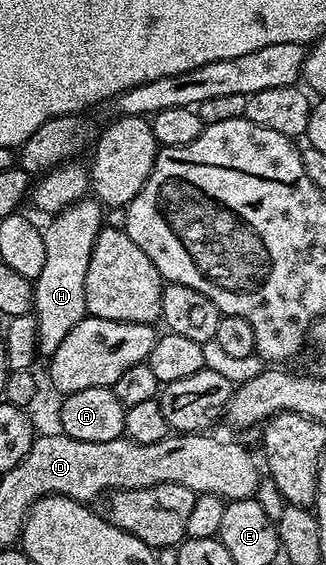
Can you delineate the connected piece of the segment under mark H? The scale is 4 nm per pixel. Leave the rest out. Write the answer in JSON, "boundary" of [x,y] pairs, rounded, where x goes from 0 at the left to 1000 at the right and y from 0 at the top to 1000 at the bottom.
{"boundary":[[[261,352],[230,356],[215,366],[156,386],[150,398],[132,400],[135,428],[141,430],[141,473],[129,473],[129,487],[104,492],[104,552],[123,593],[120,623],[156,628],[178,621],[178,607],[227,586],[227,579],[270,554],[264,543],[264,473],[276,473],[276,451],[288,444],[288,430],[301,423],[313,400],[322,396],[319,377],[304,356]]]}

